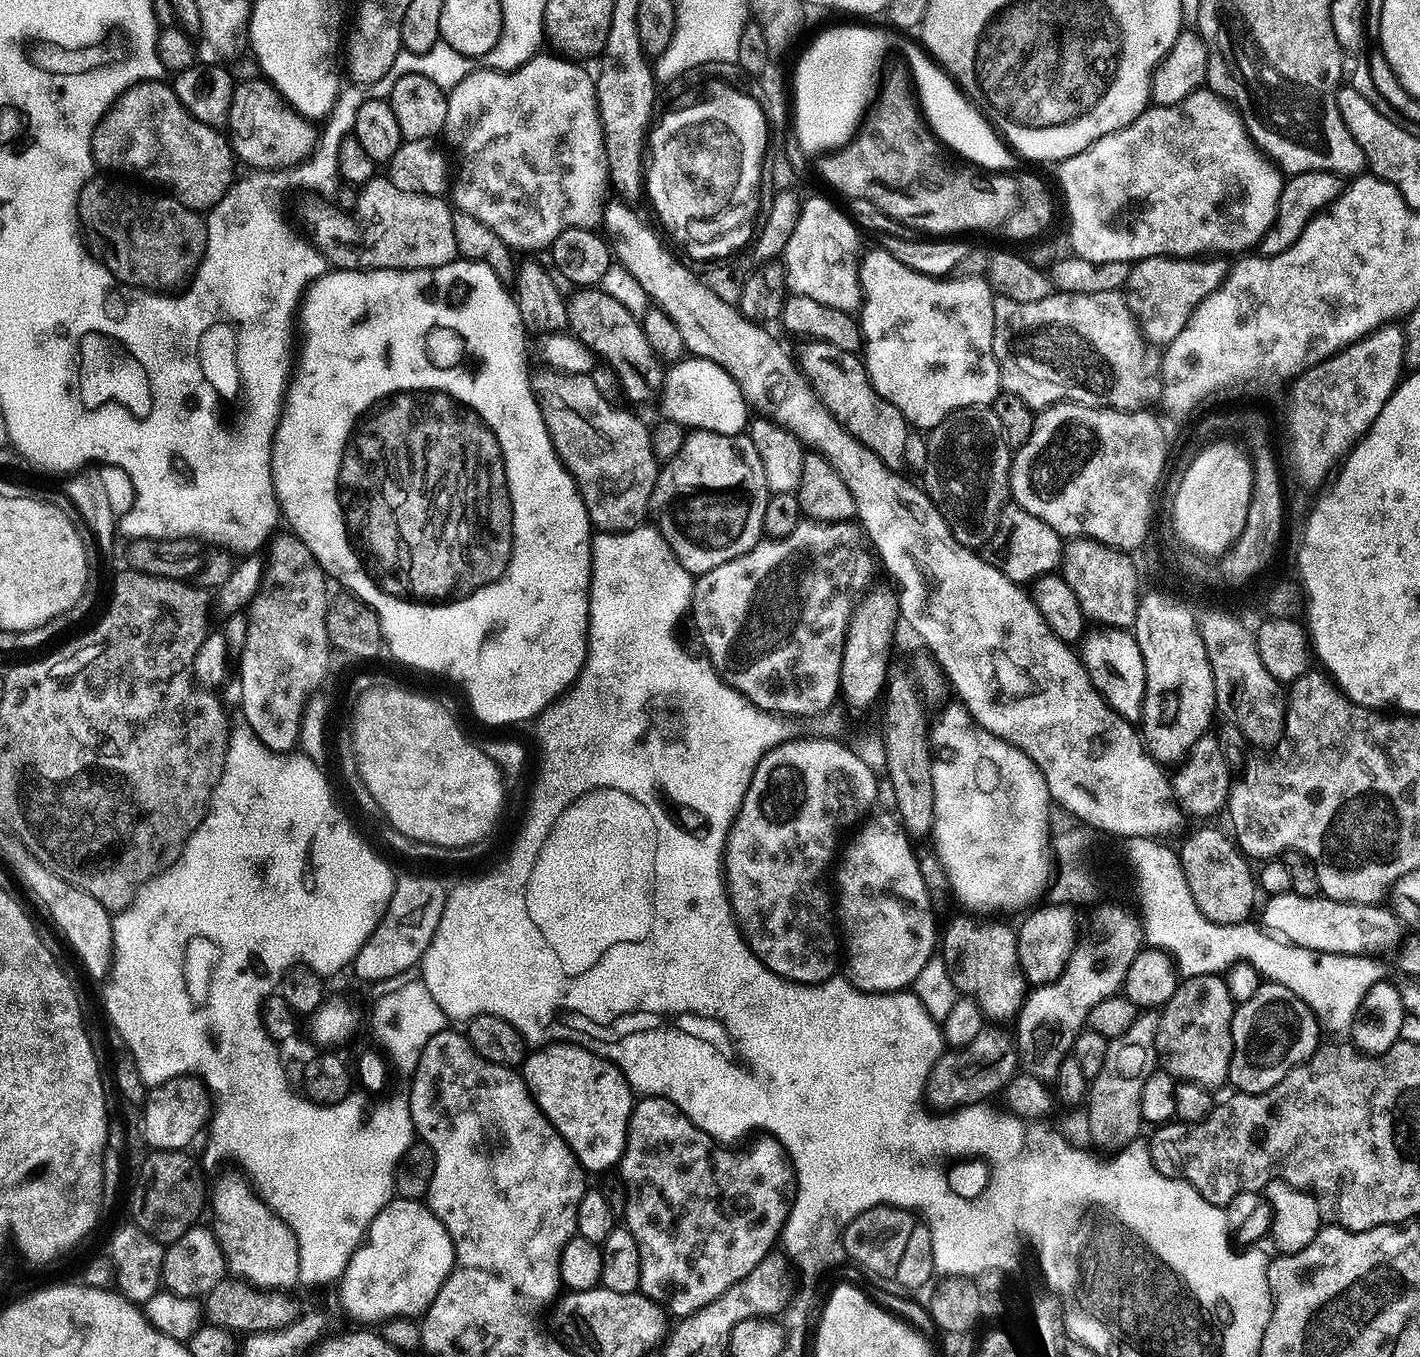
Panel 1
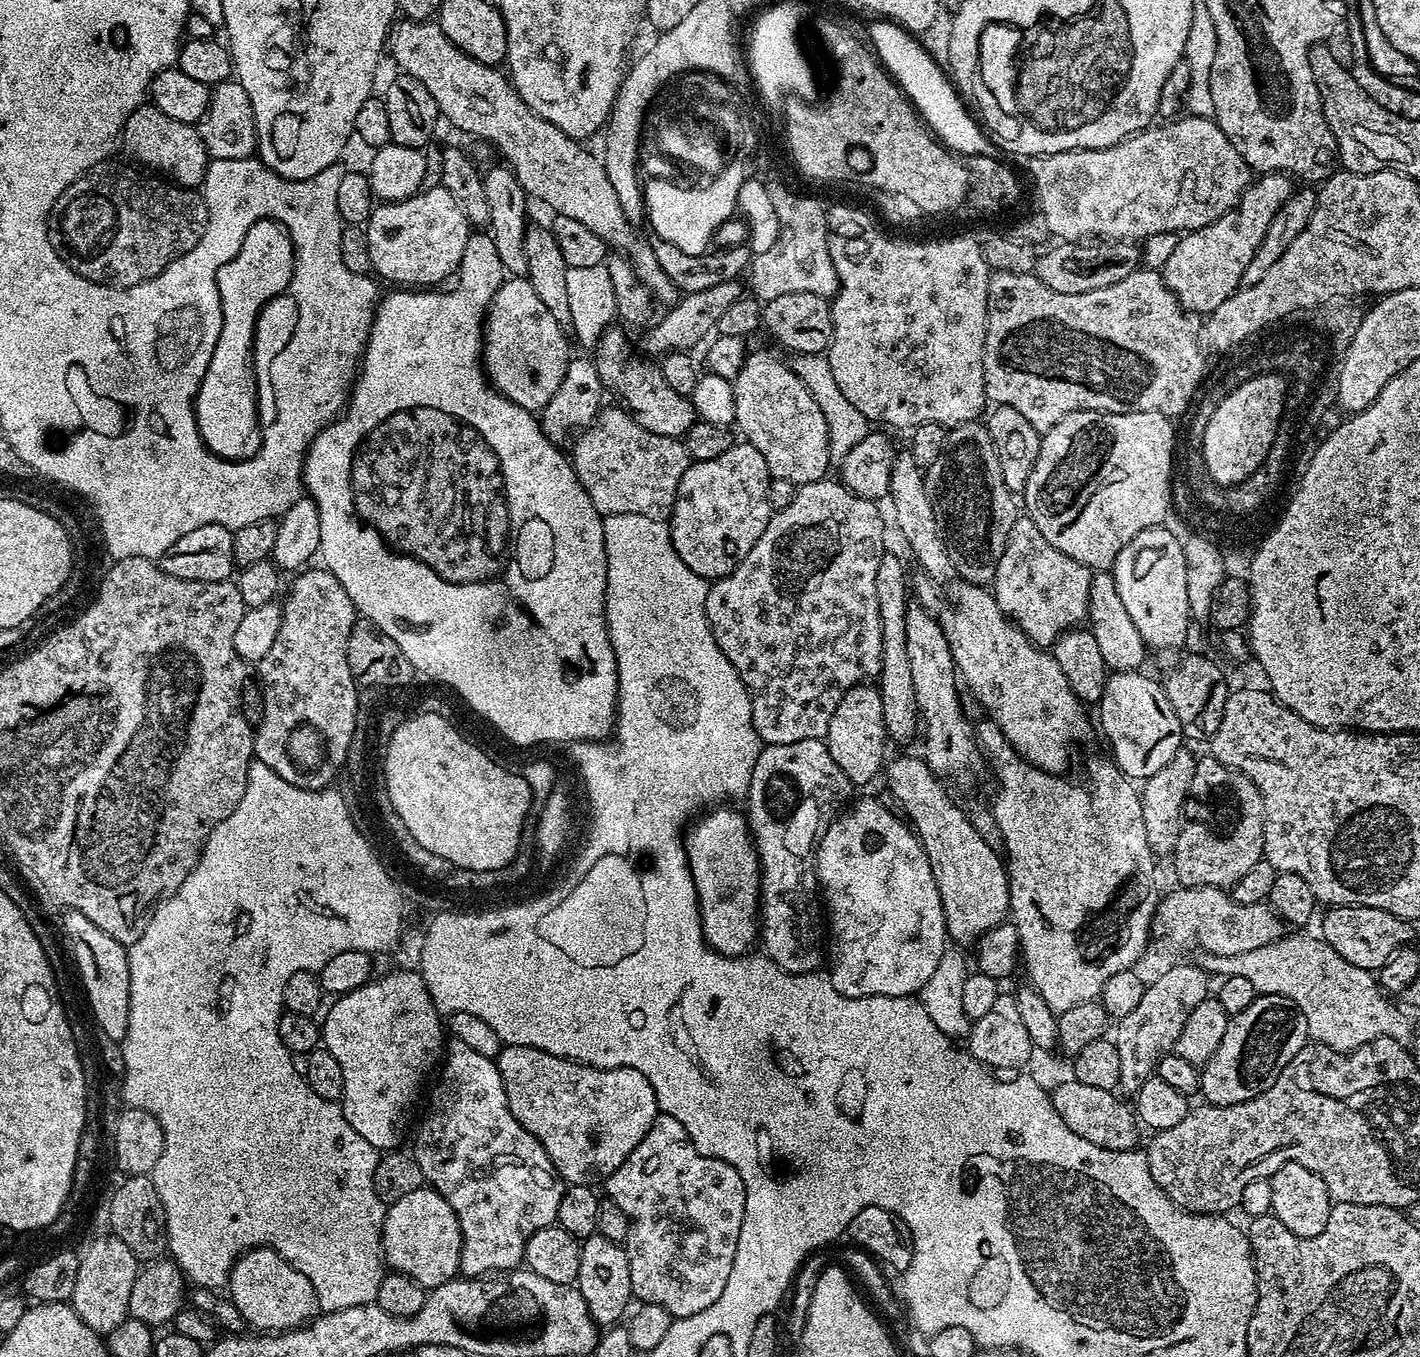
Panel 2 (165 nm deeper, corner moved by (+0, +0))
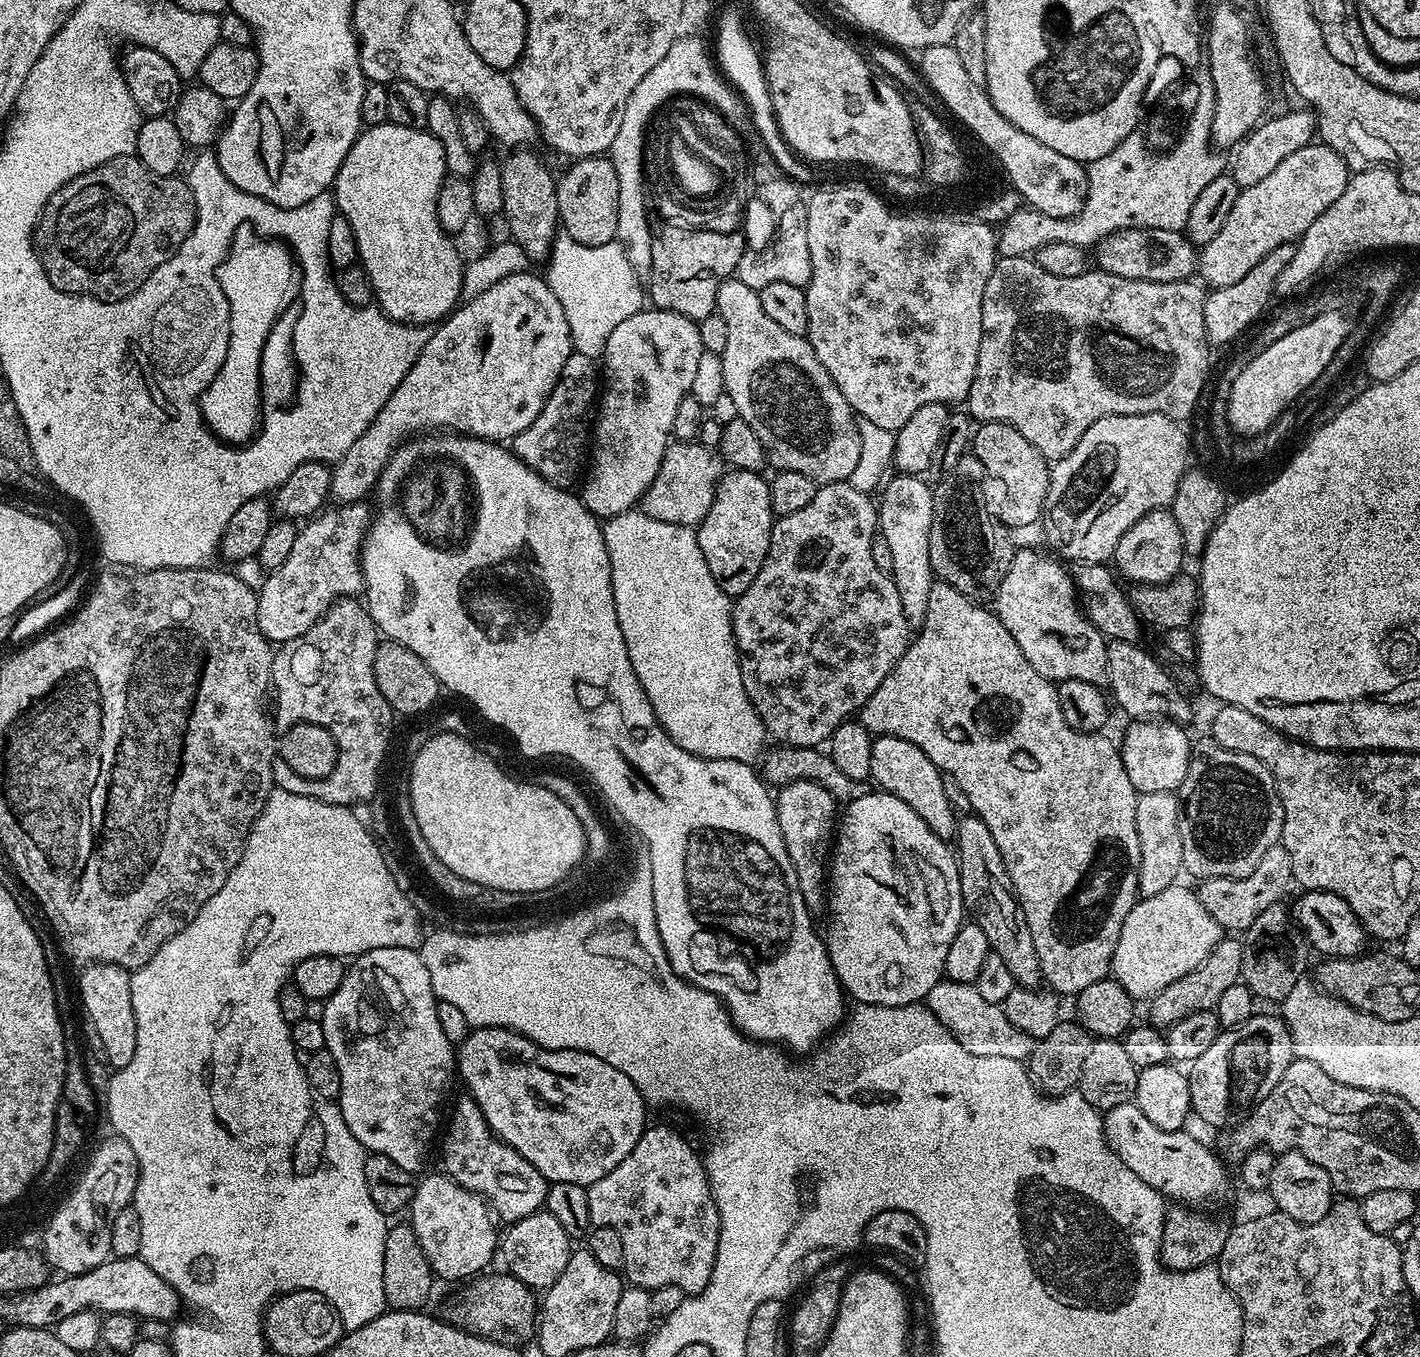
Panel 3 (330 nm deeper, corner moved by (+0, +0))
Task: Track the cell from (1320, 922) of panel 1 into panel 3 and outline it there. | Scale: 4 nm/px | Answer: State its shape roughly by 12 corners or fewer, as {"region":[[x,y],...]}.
{"region":[[1177,882],[1137,899],[1110,976],[1151,1001],[1222,939]]}

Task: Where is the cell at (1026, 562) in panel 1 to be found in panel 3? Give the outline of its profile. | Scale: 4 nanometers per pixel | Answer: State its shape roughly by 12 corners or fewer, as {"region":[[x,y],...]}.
{"region":[[1017,547],[994,611],[1042,678],[1103,685],[1071,571]]}

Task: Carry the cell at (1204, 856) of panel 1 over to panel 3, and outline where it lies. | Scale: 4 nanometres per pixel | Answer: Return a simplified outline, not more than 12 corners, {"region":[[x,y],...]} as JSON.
{"region":[[1210,734],[1179,790],[1183,871],[1246,878],[1281,843],[1258,758]]}

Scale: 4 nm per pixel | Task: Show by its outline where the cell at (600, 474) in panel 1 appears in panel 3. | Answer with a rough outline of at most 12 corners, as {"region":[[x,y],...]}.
{"region":[[672,442],[642,510],[695,529],[726,465],[717,449]]}

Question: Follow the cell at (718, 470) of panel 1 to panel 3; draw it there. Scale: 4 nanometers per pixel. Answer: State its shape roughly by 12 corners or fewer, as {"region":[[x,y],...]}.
{"region":[[725,471],[695,534],[714,582],[741,596],[773,523],[768,480]]}

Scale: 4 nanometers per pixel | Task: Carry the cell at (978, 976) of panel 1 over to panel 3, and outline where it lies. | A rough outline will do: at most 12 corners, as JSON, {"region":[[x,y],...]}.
{"region":[[875,737],[870,780],[945,842],[955,837],[946,777],[914,742]]}

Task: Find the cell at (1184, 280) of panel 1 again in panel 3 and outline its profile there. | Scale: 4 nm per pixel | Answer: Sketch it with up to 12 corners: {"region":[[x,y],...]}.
{"region":[[1329,144],[1295,150],[1241,188],[1199,249],[1209,289],[1299,241],[1346,190]]}

